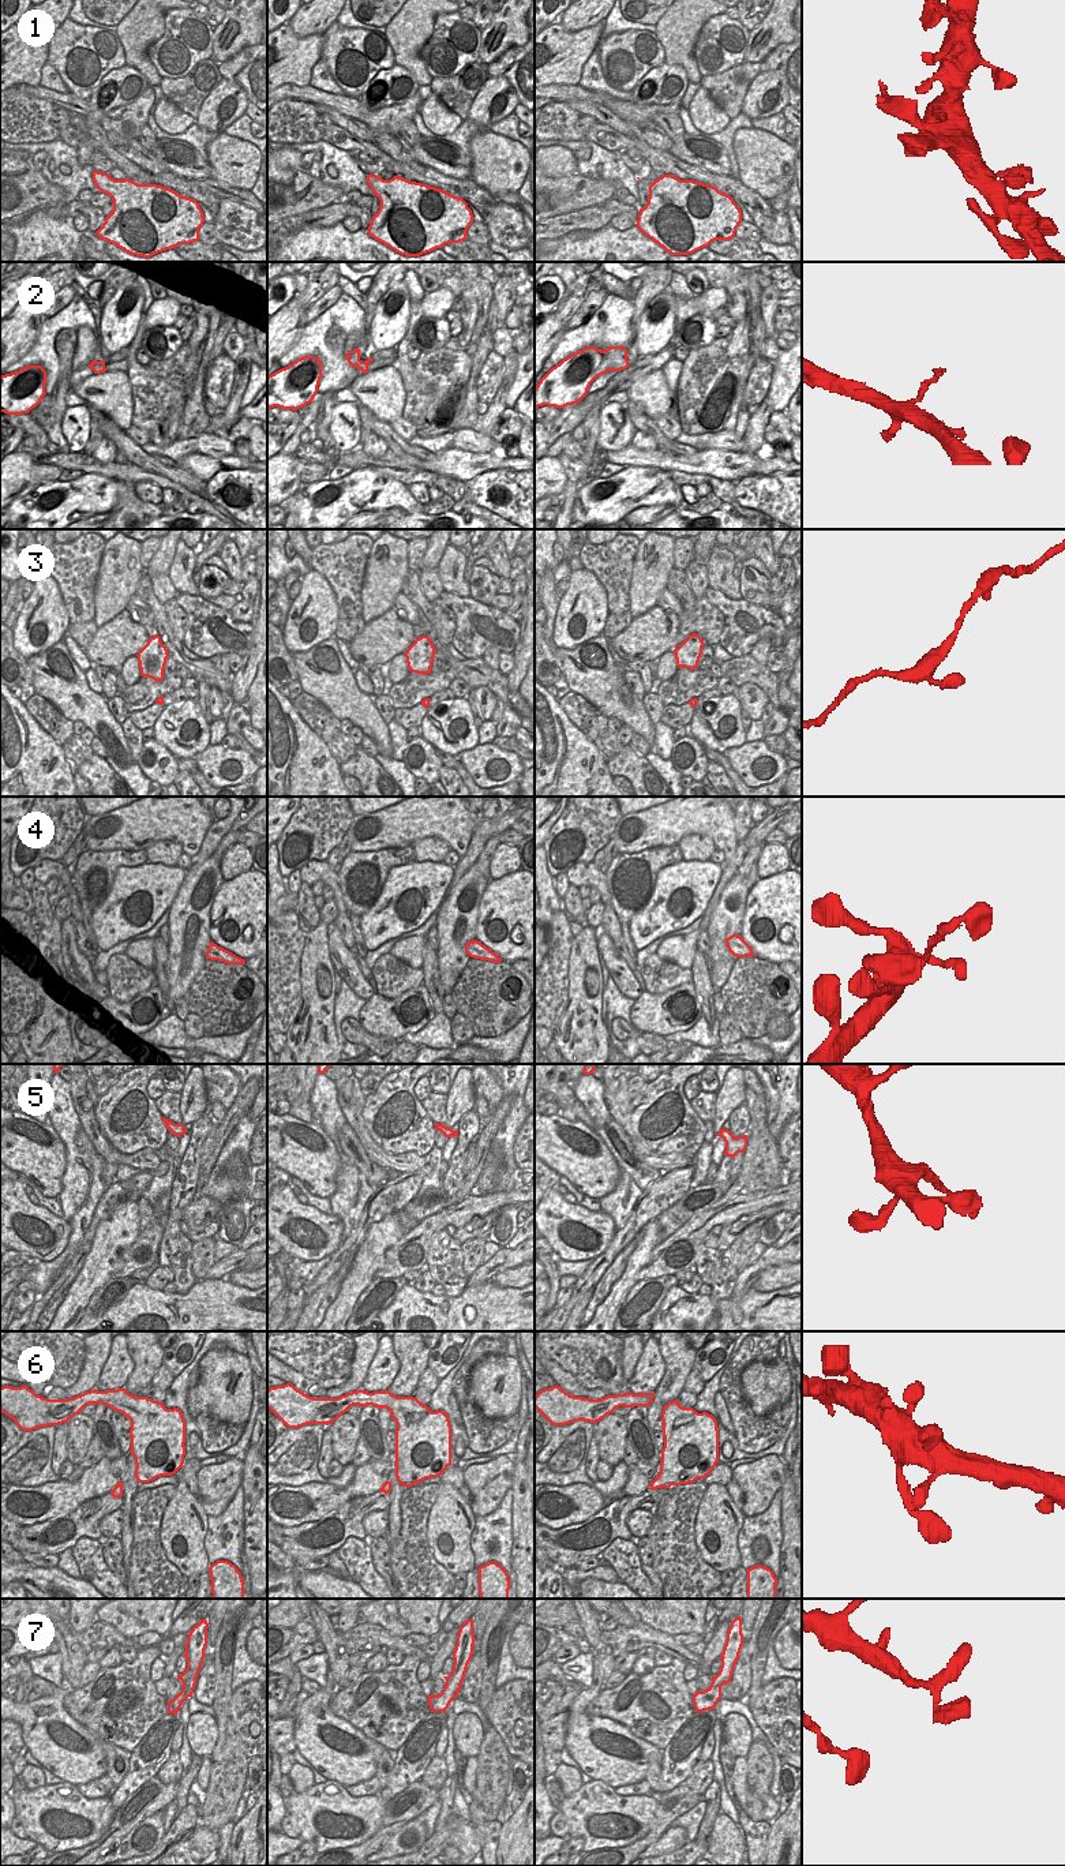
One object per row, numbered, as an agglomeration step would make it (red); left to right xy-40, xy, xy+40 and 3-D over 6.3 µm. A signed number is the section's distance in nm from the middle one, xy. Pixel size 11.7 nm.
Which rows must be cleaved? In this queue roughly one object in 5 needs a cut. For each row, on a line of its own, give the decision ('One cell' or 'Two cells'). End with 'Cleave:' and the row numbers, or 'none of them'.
1: Two cells
2: One cell
3: One cell
4: One cell
5: One cell
6: One cell
7: One cell
Cleave: 1

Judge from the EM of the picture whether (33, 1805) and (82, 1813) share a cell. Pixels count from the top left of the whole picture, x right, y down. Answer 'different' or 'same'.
same

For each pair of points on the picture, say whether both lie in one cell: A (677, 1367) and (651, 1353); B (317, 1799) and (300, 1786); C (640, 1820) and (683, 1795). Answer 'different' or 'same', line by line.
A: different
B: different
C: different

